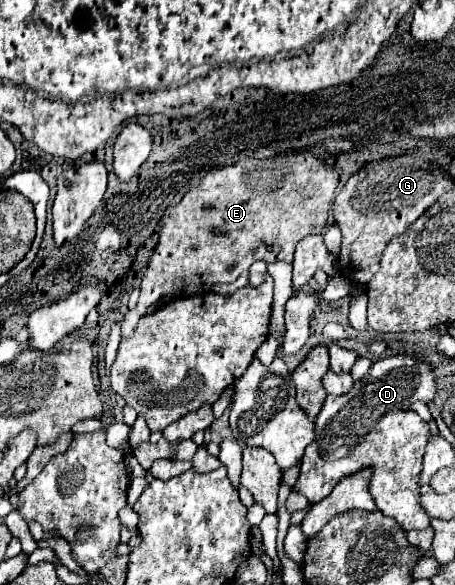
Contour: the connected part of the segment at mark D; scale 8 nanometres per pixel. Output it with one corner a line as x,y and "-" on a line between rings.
390,356
390,358
380,358
372,364
368,374
354,384
354,388
348,394
342,396
328,396
318,418
316,418
316,428
314,428
314,442
306,448
304,460
300,466
300,476
296,480
294,490
304,494
312,504
322,500
324,496
330,494
332,486
336,486
342,478
348,478
360,470
370,468
370,484
368,490
378,506
378,510
390,518
394,518
404,530
424,530
430,524
430,518
424,514
424,510
418,504
418,474
422,468
422,456
426,442
430,438
428,424
414,414
410,408
412,402
434,402
436,398
436,372
434,368
414,356

